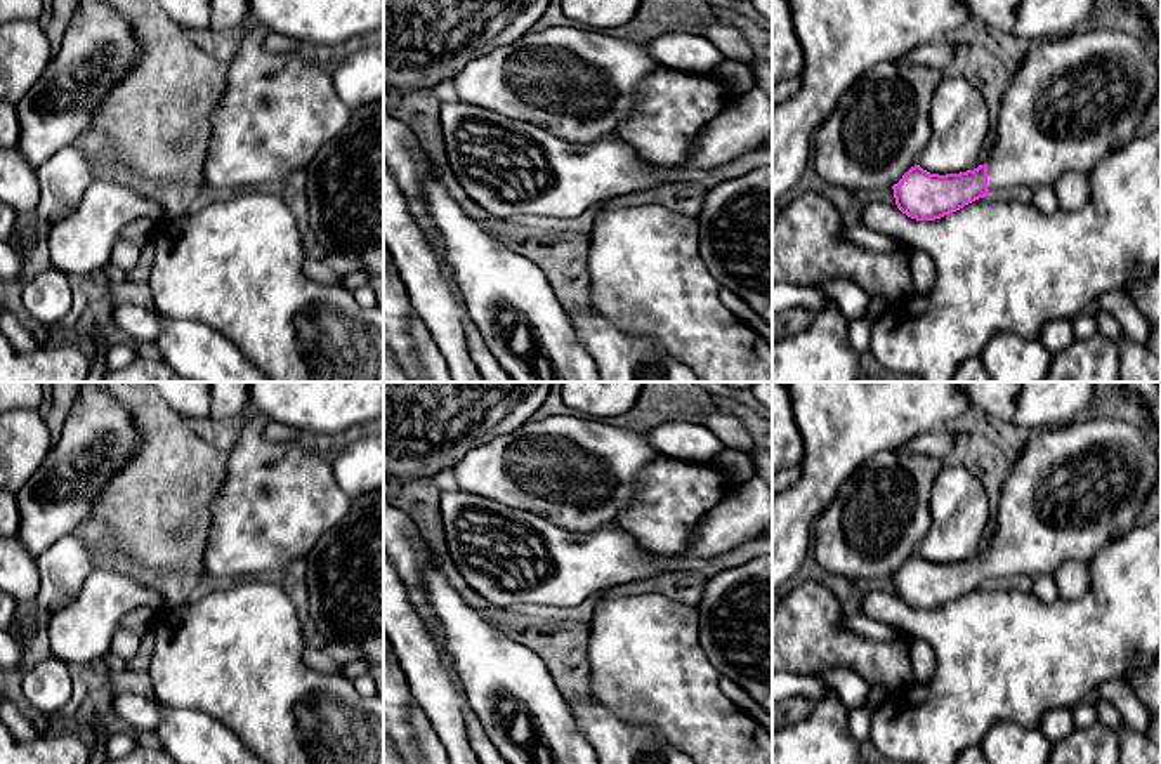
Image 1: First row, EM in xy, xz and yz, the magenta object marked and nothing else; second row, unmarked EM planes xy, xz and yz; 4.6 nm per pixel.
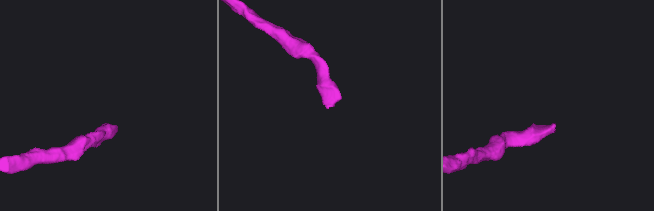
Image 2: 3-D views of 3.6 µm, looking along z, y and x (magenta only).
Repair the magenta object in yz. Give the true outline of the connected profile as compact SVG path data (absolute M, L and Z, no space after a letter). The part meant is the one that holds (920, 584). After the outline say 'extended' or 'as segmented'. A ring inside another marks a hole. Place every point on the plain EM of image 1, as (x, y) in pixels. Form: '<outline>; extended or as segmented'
M1079 417L1059 427L1029 432L998 500L998 526L989 549L960 563L930 563L920 554L911 556L892 575L897 597L916 609L935 609L989 583L1027 583L1041 575L1053 575L1066 561L1090 563L1100 549L1126 535L1145 502L1161 481L1161 450L1145 434L1118 420Z; extended

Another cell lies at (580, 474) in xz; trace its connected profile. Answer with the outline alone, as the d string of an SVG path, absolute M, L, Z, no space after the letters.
M554 415L476 446L451 471L463 493L538 514L567 533L592 533L614 526L632 505L644 467L659 455L644 432L611 420Z

